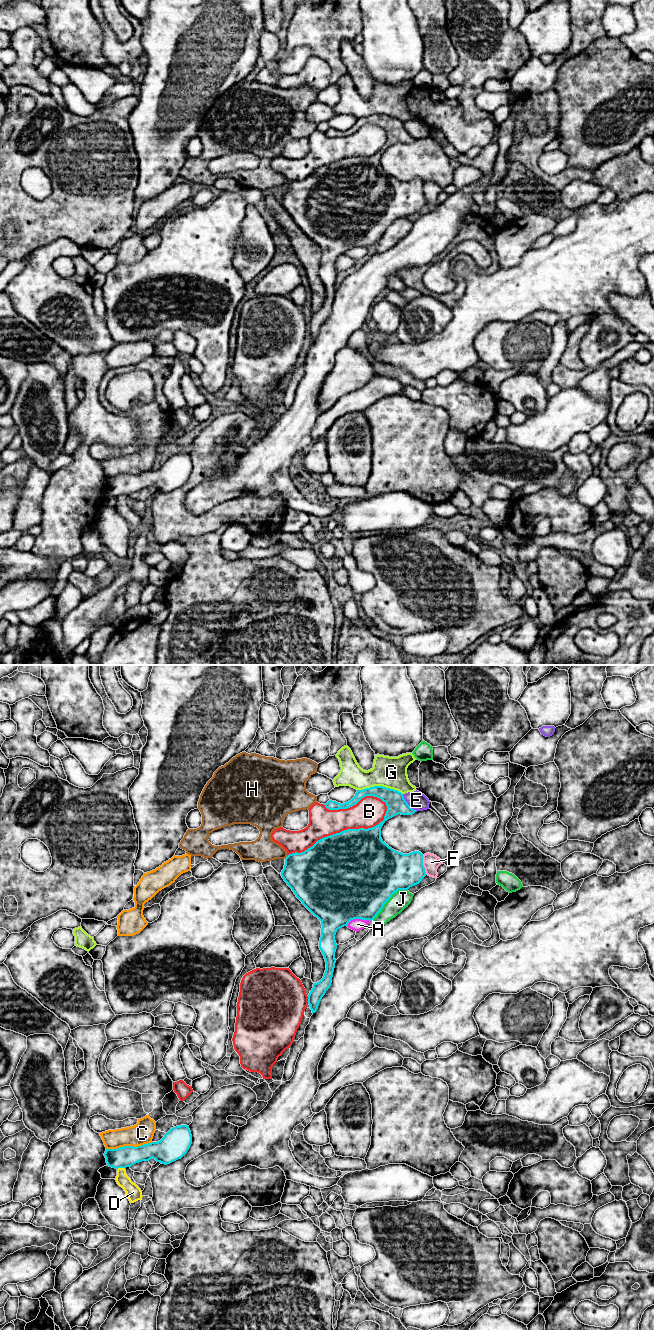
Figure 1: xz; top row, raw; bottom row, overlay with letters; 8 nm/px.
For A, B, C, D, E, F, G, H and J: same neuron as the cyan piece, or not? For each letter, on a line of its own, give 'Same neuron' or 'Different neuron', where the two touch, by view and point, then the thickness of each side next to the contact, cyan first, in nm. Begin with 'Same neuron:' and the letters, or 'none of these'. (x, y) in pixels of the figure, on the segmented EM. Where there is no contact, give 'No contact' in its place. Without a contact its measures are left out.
Same neuron: none of these
A: Different neuron. Touches cyan at xz (358, 918). Thickness 500 nm (cyan) against 100 nm
B: Different neuron. Touches cyan at xz (344, 830). Thickness 500 nm (cyan) against 240 nm
C: Different neuron. Touches cyan at xz (128, 1146). Thickness 170 nm (cyan) against 180 nm
D: Different neuron. Touches cyan at xz (120, 1167). Thickness 170 nm (cyan) against 120 nm
E: Different neuron. Touches cyan at xz (407, 803). Thickness 160 nm (cyan) against 150 nm
F: Different neuron. Touches cyan at xz (422, 865). Thickness 320 nm (cyan) against 140 nm
G: Different neuron. Touches cyan at xz (380, 786). Thickness 160 nm (cyan) against 260 nm
H: Different neuron. Touches cyan at xz (287, 856). Thickness 400 nm (cyan) against 200 nm
J: Different neuron. Touches cyan at xz (388, 899). Thickness 500 nm (cyan) against 150 nm

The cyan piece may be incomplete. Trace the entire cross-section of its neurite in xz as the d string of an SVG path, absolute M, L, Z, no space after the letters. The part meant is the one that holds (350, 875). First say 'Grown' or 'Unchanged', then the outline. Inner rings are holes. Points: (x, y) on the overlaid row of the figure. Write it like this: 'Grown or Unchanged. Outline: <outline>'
Unchanged. Outline: M374 786L357 790L355 796L346 803L329 800L324 805L329 810L347 809L356 805L365 796L374 796L386 803L387 811L383 821L372 828L347 829L324 837L304 852L289 854L285 858L284 869L281 872L282 878L296 897L322 925L319 948L326 962L326 970L323 978L313 984L308 995L312 1013L317 1011L322 997L332 983L336 963L337 930L347 926L354 919L372 921L395 892L408 890L419 884L427 875L421 852L403 854L389 847L381 838L381 828L388 819L398 814L412 815L417 812L408 805L401 792Z

